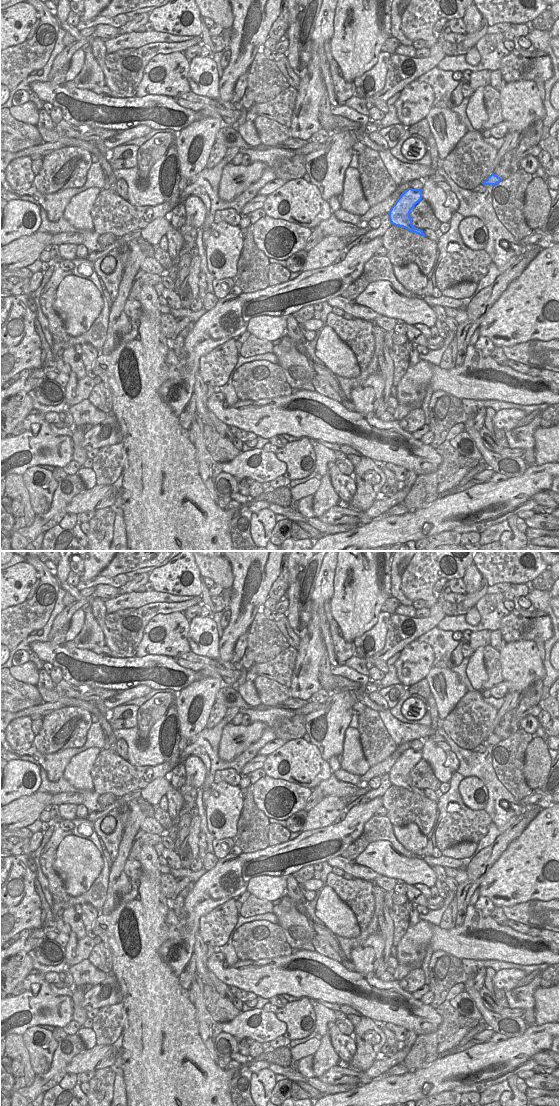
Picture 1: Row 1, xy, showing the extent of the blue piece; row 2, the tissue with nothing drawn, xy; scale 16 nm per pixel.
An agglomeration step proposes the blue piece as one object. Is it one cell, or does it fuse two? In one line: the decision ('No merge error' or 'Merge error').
No merge error.

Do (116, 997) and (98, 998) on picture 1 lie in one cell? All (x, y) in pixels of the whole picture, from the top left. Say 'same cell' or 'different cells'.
same cell

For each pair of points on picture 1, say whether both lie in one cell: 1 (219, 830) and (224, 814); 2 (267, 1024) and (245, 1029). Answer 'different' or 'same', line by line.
1: same
2: same

